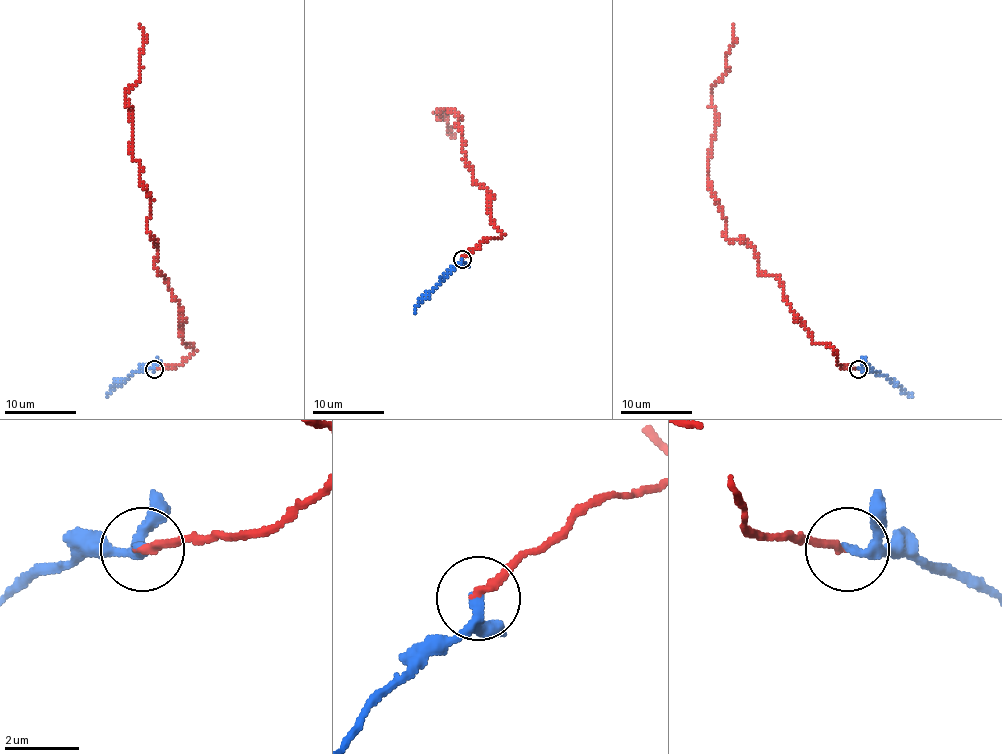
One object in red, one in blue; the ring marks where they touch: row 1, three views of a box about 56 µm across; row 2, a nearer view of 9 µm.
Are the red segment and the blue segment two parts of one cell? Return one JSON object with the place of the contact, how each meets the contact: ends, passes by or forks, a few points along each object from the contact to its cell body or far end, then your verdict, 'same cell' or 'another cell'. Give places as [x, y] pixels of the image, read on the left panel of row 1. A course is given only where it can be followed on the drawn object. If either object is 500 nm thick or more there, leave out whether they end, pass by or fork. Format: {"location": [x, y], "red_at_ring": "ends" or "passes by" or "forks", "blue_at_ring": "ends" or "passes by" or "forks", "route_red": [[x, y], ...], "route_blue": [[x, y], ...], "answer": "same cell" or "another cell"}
{"location": [154, 369], "red_at_ring": "ends", "blue_at_ring": "passes by", "route_red": [[155, 369], [174, 367], [194, 349], [156, 270], [151, 201], [133, 158], [126, 98], [140, 73], [138, 23]], "route_blue": [[155, 369], [142, 369], [129, 374], [106, 396]], "answer": "same cell"}

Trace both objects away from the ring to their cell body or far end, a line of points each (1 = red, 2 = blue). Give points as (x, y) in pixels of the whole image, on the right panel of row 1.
1: (857, 369), (811, 339), (780, 281), (725, 235), (707, 165), (712, 86), (734, 23)
2: (857, 369), (872, 369), (884, 374), (911, 396)

